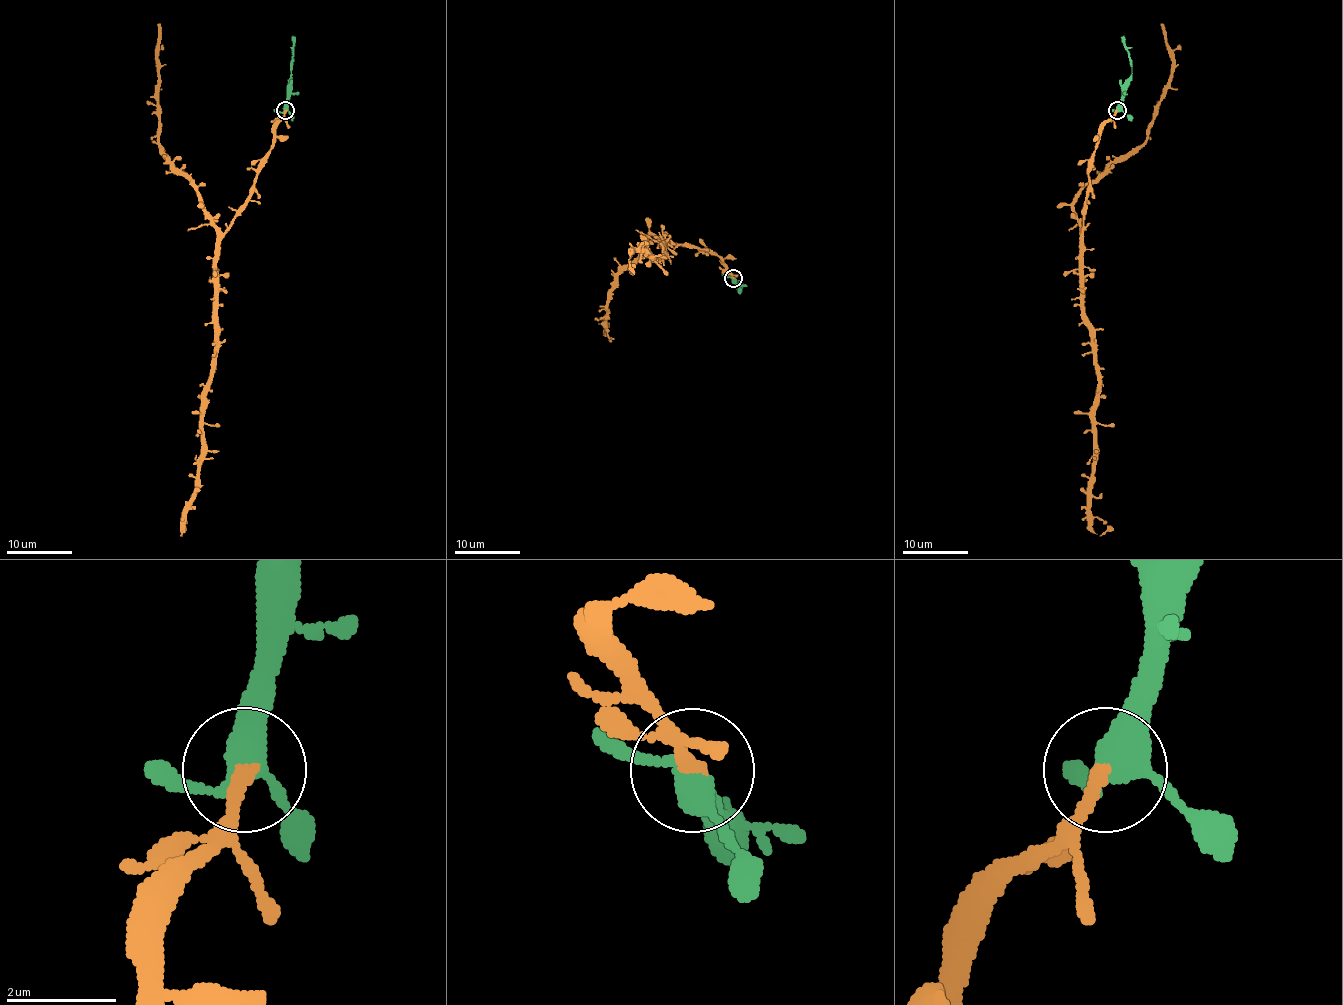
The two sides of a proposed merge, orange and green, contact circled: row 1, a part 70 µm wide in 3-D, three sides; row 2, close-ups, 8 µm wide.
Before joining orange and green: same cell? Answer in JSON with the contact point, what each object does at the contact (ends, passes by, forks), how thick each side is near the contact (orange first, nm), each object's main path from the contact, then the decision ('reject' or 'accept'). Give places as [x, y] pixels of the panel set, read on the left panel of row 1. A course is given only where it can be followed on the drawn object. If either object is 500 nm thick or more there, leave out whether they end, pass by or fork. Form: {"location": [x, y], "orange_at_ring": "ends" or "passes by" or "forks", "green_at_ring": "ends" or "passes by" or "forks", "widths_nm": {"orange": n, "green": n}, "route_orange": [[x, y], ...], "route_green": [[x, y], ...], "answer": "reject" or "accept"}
{"location": [285, 110], "orange_at_ring": "ends", "green_at_ring": "forks", "widths_nm": {"orange": 280, "green": 360}, "route_orange": [[286, 110], [250, 200], [219, 245], [216, 336], [203, 416], [199, 488], [185, 509], [181, 535], [186, 529]], "route_green": [[286, 110], [292, 35]], "answer": "accept"}

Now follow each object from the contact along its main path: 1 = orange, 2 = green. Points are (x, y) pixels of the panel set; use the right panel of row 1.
1: (1116, 110), (1090, 164), (1082, 245), (1082, 320), (1099, 392), (1090, 529), (1102, 535), (1113, 529)
2: (1116, 110), (1121, 86), (1131, 74), (1131, 60), (1123, 35)

